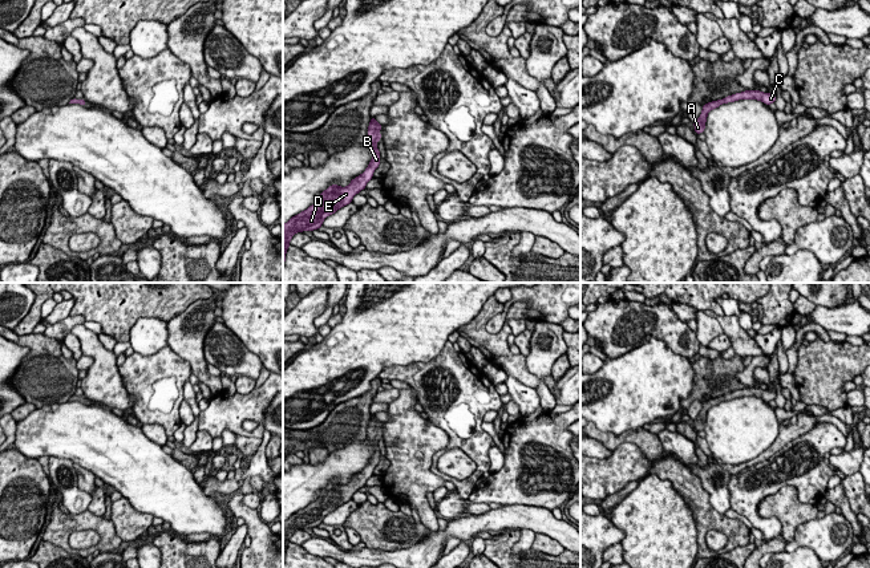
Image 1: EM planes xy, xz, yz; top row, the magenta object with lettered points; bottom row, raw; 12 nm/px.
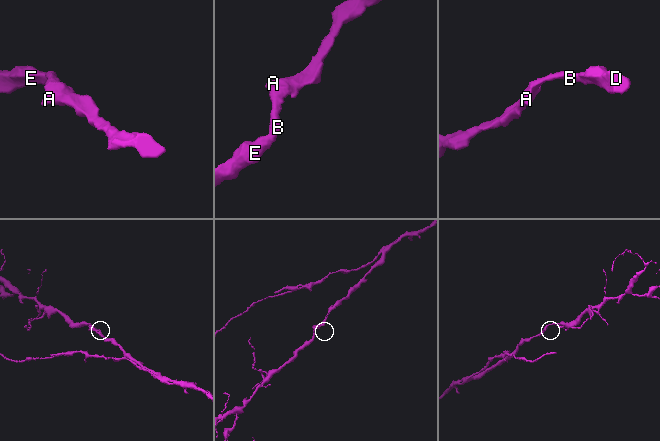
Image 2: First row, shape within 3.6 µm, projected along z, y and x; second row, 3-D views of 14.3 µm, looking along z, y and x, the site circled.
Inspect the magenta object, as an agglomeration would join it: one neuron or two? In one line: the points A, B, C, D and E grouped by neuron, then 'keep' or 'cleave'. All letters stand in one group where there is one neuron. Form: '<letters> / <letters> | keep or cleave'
A B C D E | keep

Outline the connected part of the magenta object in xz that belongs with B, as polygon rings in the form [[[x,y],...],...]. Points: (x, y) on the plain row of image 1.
[[[372,414],[368,423],[367,438],[373,443],[373,454],[363,471],[352,476],[347,484],[331,482],[319,492],[316,500],[292,514],[286,522],[283,522],[283,563],[286,559],[287,545],[291,543],[290,537],[294,531],[303,530],[304,527],[319,527],[327,514],[352,500],[353,494],[364,487],[367,480],[373,475],[373,470],[380,462],[380,449],[376,442],[381,437],[381,426],[383,423],[375,417],[375,414]]]

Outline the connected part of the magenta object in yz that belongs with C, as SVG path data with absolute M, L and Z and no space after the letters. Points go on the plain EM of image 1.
M745 388L745 389L741 389L741 390L728 393L723 397L708 399L708 401L703 402L703 407L701 407L700 414L693 419L693 423L695 423L693 429L696 431L704 430L707 413L711 407L719 405L721 401L735 399L735 398L739 398L739 397L757 397L757 398L764 399L765 402L770 402L770 401L774 401L776 391L770 391L768 389L762 390L760 388Z

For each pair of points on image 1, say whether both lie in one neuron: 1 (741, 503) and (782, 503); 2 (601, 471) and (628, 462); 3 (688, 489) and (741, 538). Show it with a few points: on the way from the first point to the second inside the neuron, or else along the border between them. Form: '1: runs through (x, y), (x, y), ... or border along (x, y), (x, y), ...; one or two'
1: border along (785, 485), (757, 507), (781, 526); two
2: runs through (607, 471), (616, 471), (622, 467); one
3: runs through (699, 503), (717, 522), (727, 526); one

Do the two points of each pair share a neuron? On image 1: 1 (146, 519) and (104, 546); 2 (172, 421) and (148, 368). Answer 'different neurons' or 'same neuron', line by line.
1: different neurons
2: same neuron

